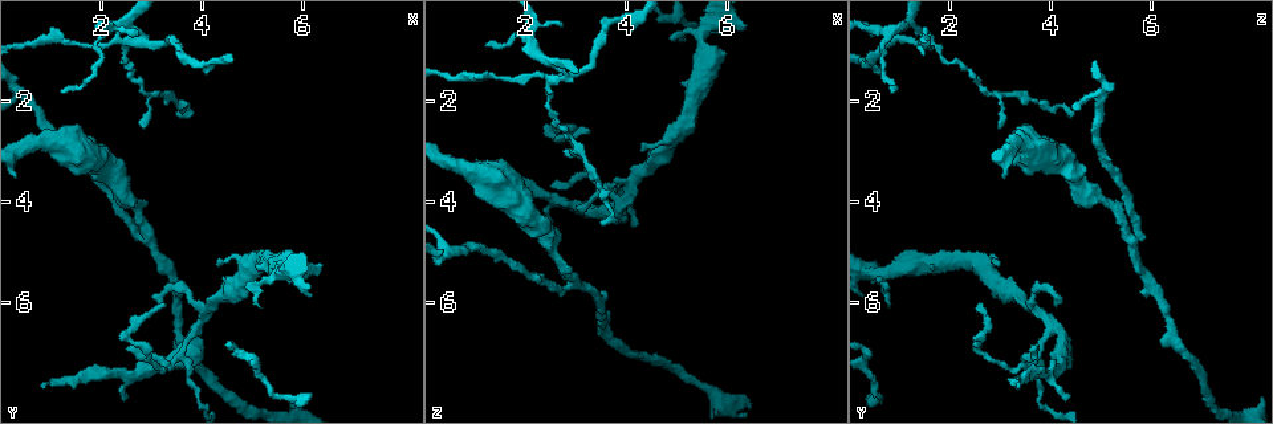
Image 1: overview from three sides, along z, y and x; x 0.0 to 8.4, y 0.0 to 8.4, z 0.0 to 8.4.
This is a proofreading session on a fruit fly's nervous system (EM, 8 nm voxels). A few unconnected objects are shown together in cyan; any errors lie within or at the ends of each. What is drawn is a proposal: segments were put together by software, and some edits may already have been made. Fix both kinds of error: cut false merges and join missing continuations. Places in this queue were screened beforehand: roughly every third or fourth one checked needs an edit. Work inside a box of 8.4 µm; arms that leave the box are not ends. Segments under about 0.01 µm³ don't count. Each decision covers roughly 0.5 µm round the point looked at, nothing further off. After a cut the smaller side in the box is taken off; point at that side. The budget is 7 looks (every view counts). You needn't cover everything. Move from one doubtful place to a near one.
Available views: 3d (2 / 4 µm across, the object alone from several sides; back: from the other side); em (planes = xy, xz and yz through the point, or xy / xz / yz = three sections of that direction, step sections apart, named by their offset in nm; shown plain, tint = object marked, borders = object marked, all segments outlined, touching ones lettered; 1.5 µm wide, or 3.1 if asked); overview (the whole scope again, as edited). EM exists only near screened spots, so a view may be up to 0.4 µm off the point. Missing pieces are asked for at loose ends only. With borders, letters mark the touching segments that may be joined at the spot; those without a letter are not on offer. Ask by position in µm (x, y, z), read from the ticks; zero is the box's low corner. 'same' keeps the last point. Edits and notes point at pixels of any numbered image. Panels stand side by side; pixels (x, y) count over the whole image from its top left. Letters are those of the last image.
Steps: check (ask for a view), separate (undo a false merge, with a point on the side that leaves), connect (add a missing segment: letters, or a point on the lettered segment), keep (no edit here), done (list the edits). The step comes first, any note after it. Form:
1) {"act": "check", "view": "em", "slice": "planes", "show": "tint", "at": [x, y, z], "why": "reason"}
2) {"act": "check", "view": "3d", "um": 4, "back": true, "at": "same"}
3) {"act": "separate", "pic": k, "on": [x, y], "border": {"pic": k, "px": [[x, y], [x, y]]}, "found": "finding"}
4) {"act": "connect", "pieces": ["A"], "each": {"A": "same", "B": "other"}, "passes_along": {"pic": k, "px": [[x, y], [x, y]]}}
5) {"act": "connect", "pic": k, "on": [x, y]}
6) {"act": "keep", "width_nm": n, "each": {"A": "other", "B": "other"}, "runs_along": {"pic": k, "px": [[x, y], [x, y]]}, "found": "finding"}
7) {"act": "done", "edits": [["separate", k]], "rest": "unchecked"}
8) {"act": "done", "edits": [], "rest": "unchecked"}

{"act": "check", "view": "em", "slice": "xz", "step": 8, "show": "borders", "at": [2.50, 6.90, 3.70], "why": "thin end"}

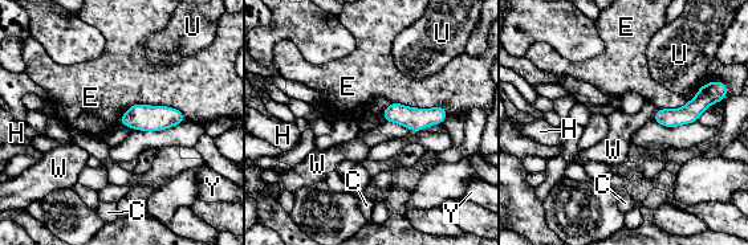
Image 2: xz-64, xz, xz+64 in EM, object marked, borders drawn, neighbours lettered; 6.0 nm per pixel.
{"act": "check", "view": "em", "slice": "planes", "show": "borders", "at": "same"}

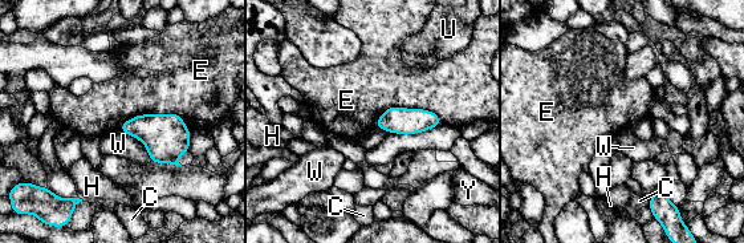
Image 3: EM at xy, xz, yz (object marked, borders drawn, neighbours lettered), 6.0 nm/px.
{"act": "keep", "width_nm": 160, "each": {"C": "other", "E": "other", "H": "other", "U": "other", "W": "other", "Y": "other"}, "border": {"pic": 3, "px": [[443, 122], [389, 106], [374, 128]]}, "found": "none of them fits"}

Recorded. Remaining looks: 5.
{"act": "check", "view": "3d", "um": 2, "back": true, "at": [0.80, 7.70, 3.35], "why": "tapers out"}

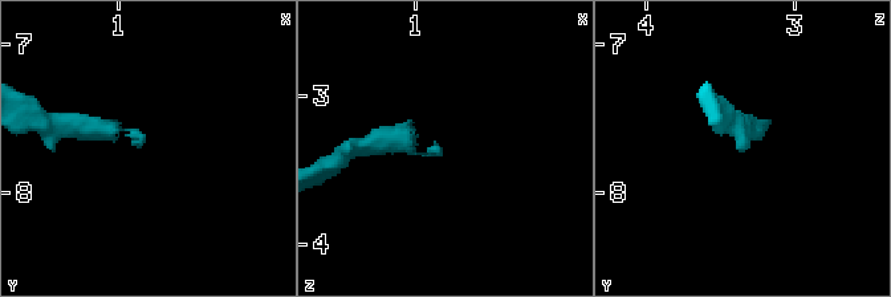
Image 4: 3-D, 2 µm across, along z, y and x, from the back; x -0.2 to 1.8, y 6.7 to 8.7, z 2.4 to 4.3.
{"act": "check", "view": "em", "slice": "planes", "show": "borders", "at": [0.84, 7.64, 3.40]}

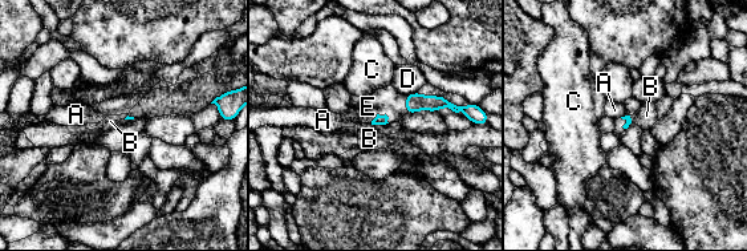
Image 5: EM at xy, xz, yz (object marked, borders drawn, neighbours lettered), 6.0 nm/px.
{"act": "connect", "pieces": ["E"], "longest_contact_nm": ["E", 120], "each": {"A": "other", "B": "other", "C": "other", "D": "other", "E": "same"}, "found": "the cell continues"}

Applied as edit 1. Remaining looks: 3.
{"act": "done", "edits": [["connect", 5]], "rest": "unchecked"}

